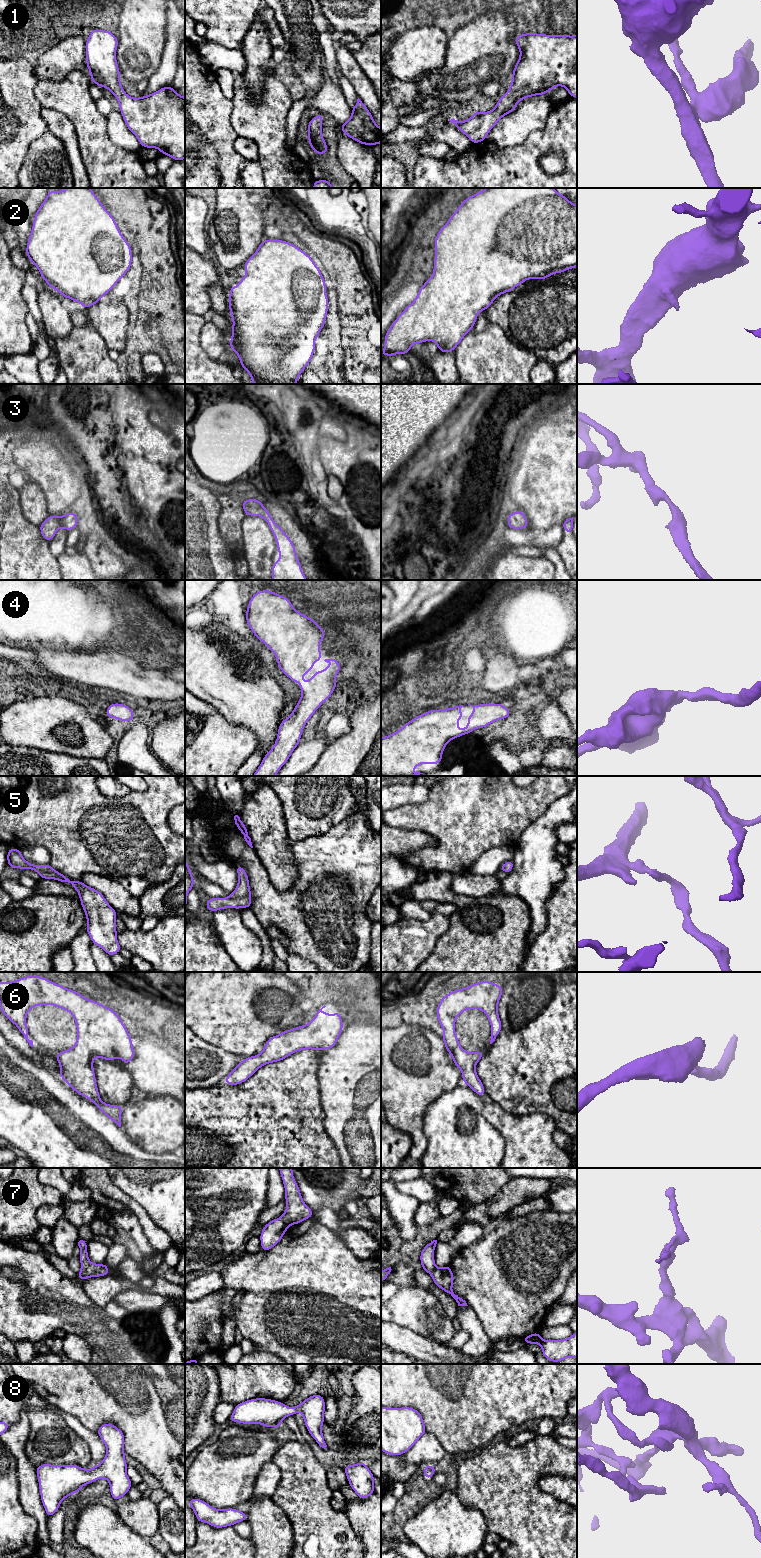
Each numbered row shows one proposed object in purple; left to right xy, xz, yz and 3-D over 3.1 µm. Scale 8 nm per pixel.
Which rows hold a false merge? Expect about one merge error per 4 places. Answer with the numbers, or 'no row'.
7

